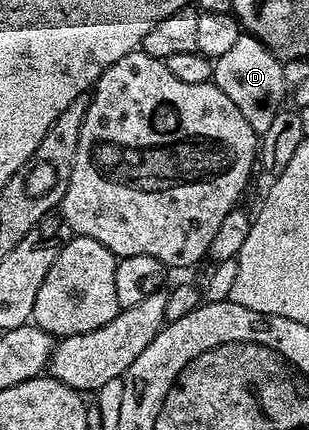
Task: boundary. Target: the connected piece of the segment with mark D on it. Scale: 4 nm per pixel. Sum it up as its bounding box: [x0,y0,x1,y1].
[214,33,289,137]

